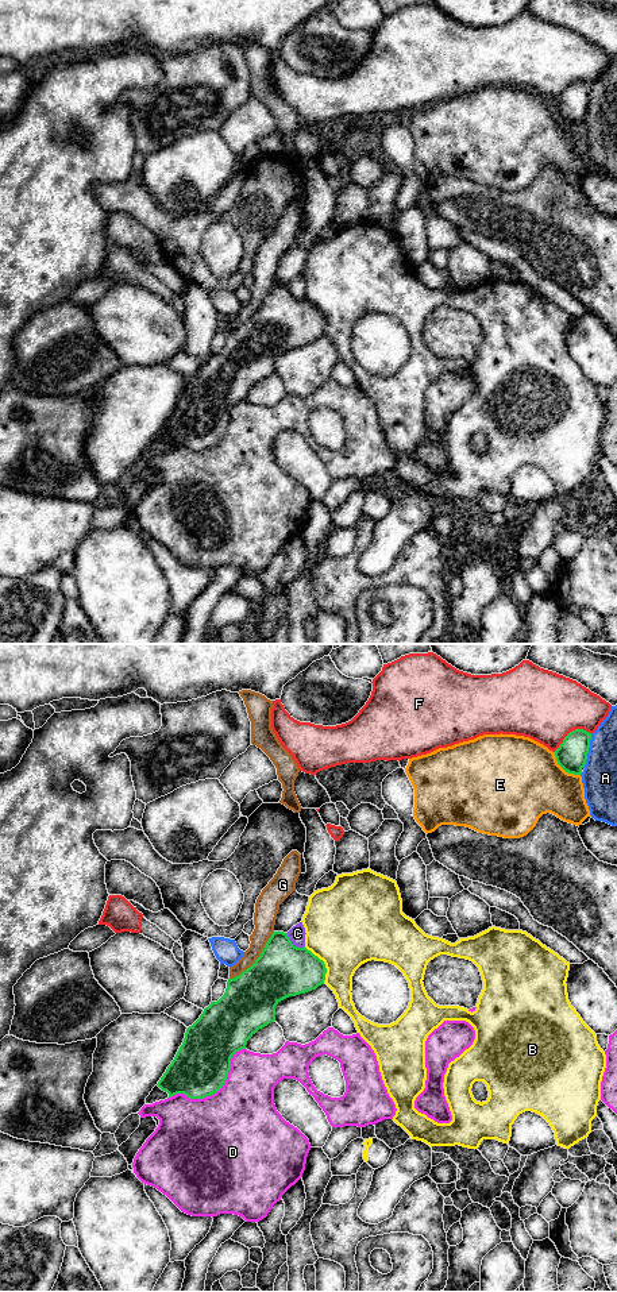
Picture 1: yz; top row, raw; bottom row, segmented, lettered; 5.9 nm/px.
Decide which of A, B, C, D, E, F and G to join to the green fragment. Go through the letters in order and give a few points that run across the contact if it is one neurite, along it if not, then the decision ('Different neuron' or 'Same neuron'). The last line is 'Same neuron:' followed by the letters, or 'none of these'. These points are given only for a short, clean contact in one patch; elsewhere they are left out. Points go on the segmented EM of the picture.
A: Different neuron
B: Different neuron
C: Line: yz (286, 933), (294, 945), (304, 947). Different neuron
D: Different neuron
E: Different neuron
F: Different neuron
G: Different neuron
Same neuron: none of these

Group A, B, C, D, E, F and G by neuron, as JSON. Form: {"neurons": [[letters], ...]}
{"neurons": [["A"], ["B"], ["C"], ["D"], ["E"], ["F"], ["G"]]}

